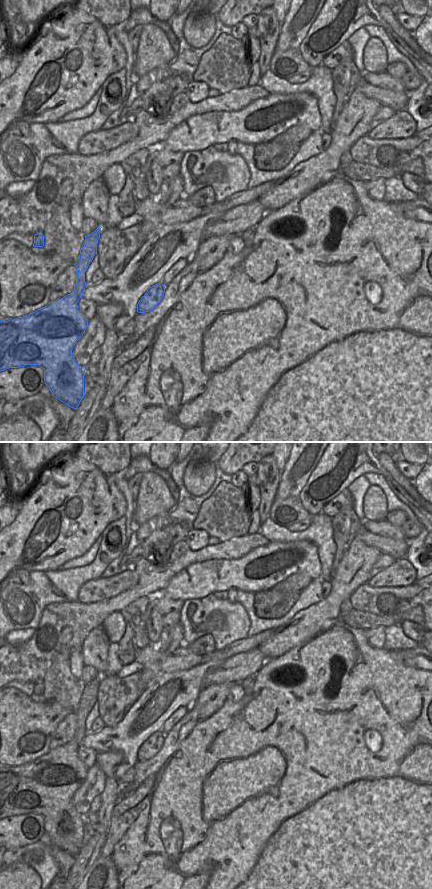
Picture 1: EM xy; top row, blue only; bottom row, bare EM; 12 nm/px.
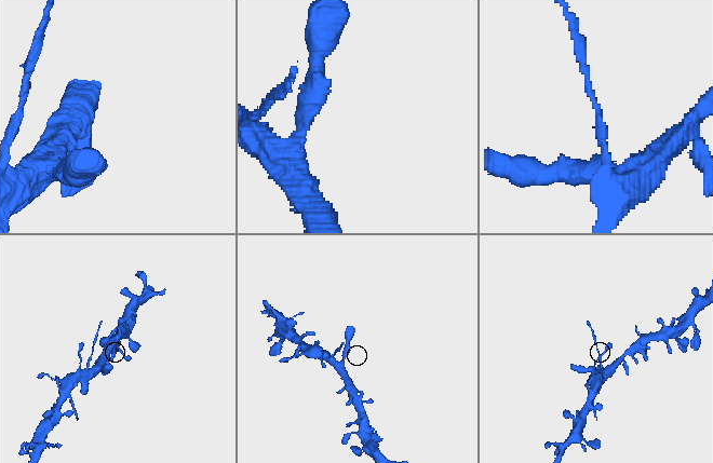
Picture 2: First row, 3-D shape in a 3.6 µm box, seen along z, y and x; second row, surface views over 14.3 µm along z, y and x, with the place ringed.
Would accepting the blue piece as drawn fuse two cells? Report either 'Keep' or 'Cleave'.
Cleave

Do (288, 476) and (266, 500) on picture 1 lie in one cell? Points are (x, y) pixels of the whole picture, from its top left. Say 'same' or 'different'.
different

